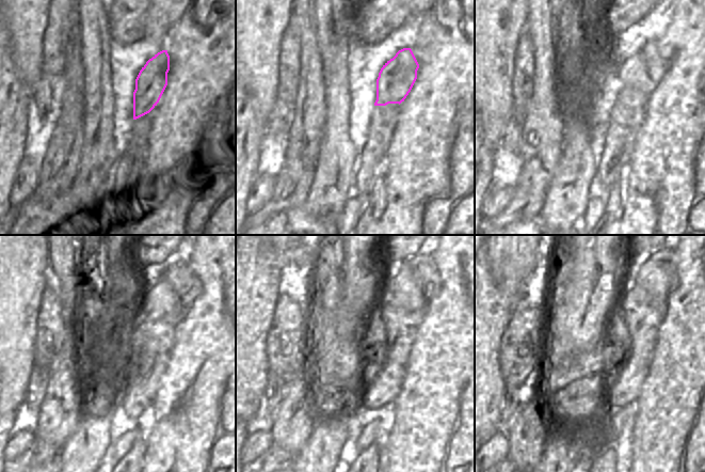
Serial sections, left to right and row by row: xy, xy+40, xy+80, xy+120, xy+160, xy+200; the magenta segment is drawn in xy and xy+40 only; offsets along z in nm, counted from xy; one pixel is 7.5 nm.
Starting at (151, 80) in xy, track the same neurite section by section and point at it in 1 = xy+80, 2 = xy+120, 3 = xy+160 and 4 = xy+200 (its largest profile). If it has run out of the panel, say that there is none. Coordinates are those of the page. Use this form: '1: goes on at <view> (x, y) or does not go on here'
1: goes on at xy+80 (643, 71)
2: goes on at xy+120 (170, 299)
3: goes on at xy+160 (418, 281)
4: goes on at xy+200 (658, 276)

